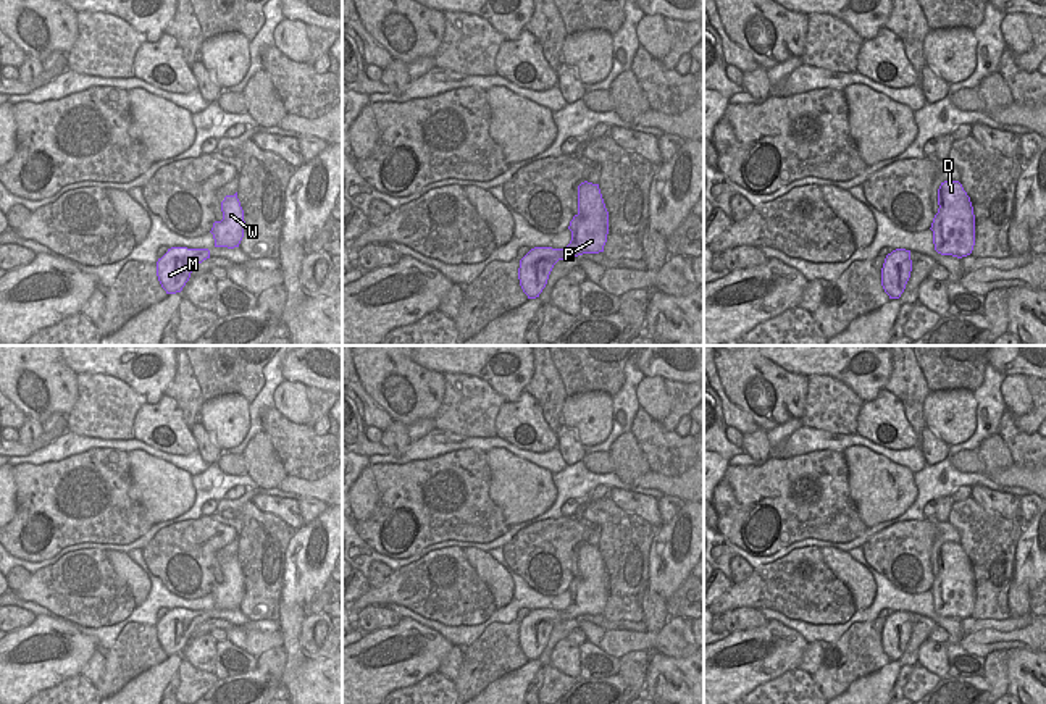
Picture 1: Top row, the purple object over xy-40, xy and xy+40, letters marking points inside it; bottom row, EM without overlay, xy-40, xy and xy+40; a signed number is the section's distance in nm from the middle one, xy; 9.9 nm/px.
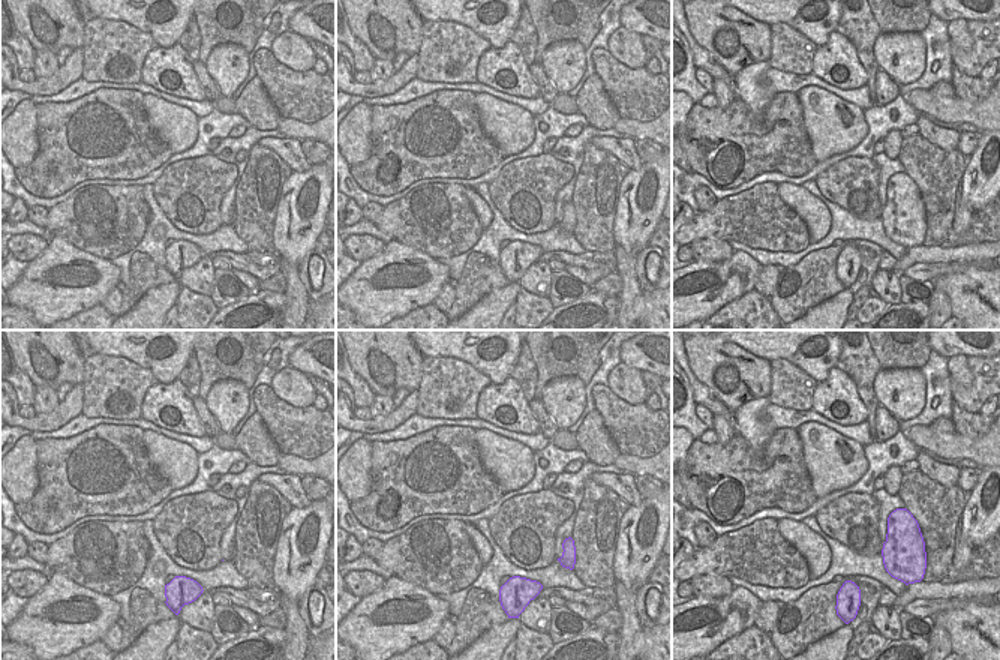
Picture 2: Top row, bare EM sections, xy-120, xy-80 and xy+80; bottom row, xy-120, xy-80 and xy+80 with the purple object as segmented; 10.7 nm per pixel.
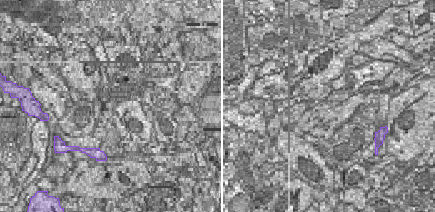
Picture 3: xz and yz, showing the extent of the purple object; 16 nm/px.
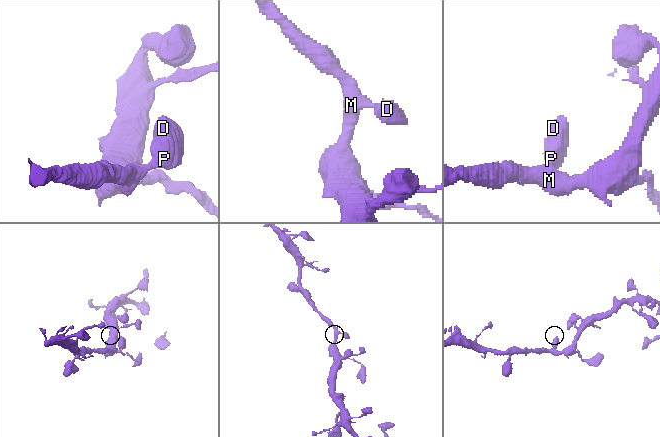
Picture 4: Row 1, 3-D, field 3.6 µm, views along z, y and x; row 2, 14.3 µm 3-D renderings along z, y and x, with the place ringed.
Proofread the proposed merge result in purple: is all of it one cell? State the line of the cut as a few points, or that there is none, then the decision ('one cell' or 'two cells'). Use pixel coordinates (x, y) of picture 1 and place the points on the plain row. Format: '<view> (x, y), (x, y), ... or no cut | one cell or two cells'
no cut | one cell

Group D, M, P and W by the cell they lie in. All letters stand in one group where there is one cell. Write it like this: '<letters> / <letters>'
D M P W

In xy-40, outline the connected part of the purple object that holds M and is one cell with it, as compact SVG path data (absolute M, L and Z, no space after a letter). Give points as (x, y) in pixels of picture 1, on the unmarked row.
M168 610L157 623L157 638L166 656L181 654L194 630L207 620L210 620L208 610Z

